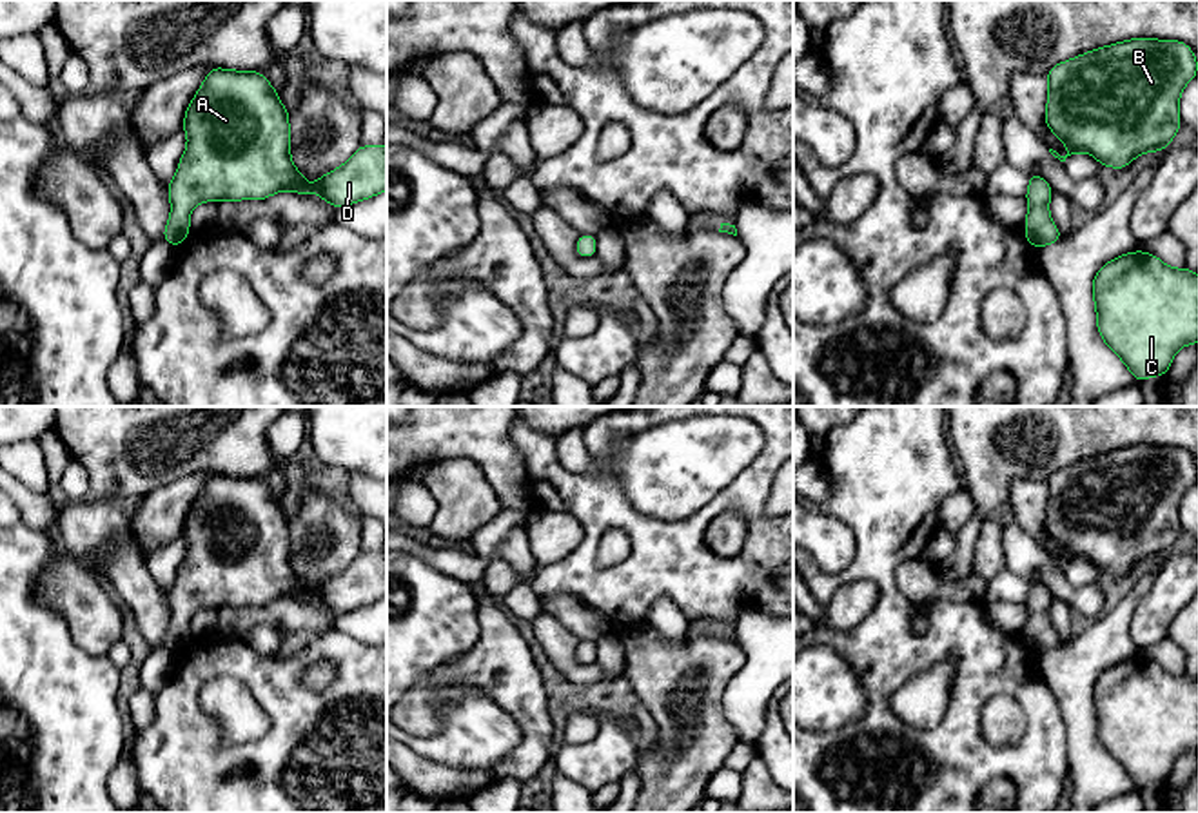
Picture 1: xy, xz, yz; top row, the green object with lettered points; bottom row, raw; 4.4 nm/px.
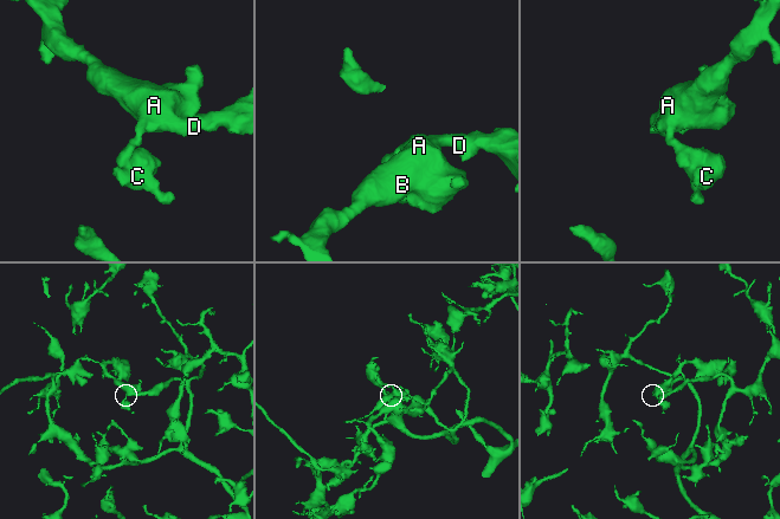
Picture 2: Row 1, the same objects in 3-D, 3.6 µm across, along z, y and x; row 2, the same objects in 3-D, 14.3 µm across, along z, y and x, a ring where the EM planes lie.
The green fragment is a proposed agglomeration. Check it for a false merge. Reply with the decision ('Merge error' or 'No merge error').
No merge error

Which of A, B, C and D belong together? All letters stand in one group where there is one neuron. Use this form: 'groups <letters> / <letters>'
groups A B C D

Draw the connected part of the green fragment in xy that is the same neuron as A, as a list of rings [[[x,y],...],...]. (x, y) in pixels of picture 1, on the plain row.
[[[212,474],[185,517],[187,555],[169,590],[171,622],[163,648],[182,651],[191,639],[189,621],[201,608],[267,606],[283,597],[309,602],[312,597],[334,615],[368,606],[387,597],[387,552],[359,552],[338,575],[310,593],[290,566],[289,515],[260,477]]]

